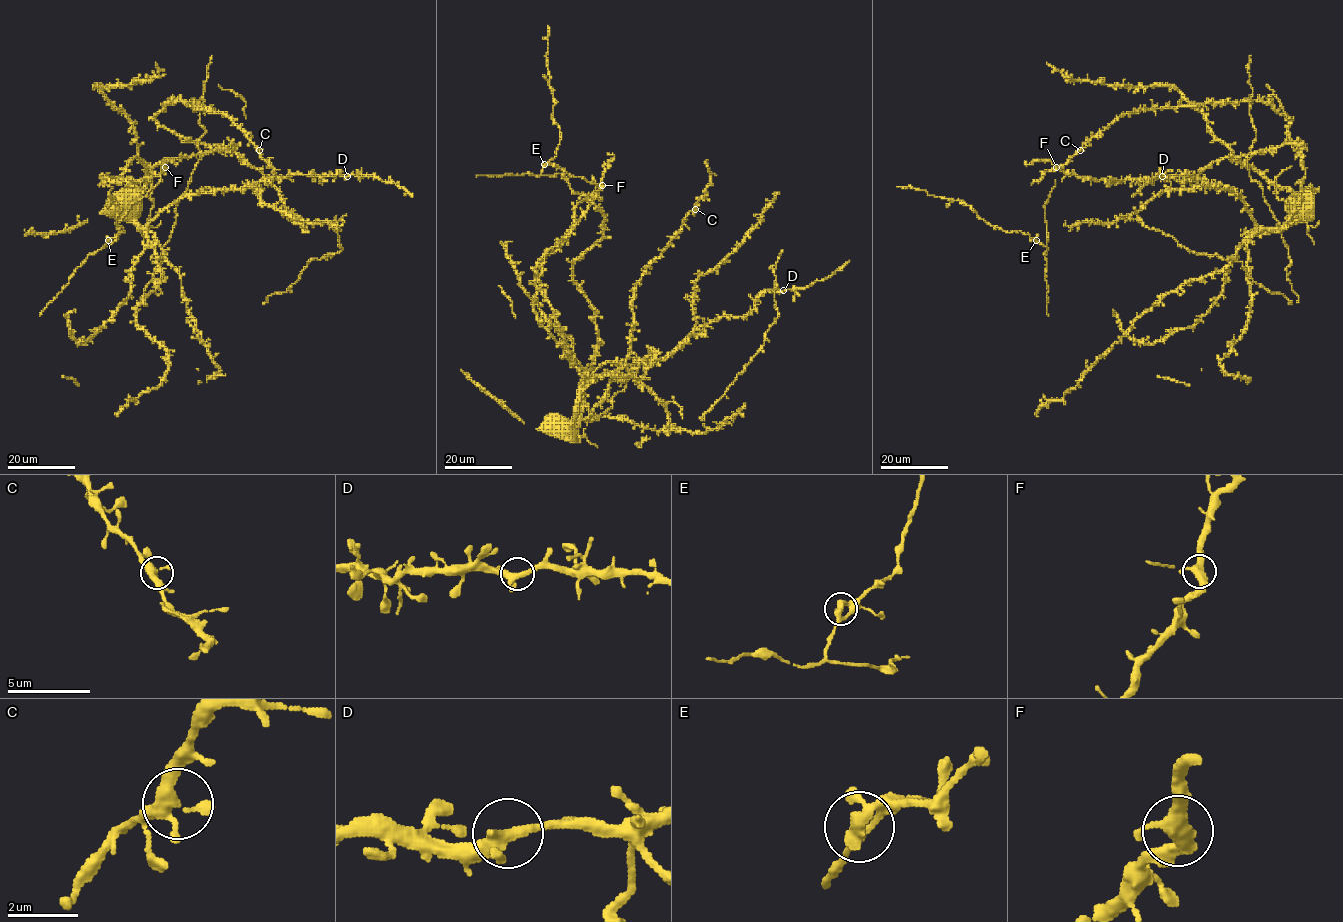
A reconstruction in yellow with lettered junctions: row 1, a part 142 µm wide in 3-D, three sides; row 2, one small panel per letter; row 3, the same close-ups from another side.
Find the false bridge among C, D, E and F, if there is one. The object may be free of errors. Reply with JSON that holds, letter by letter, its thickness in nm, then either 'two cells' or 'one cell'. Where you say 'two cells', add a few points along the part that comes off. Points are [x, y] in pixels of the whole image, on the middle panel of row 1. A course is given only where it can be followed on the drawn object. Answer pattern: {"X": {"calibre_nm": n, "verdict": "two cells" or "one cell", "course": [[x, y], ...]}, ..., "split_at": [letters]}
{"C": {"calibre_nm": 320, "verdict": "one cell"}, "D": {"calibre_nm": 320, "verdict": "one cell"}, "E": {"calibre_nm": 300, "verdict": "one cell"}, "F": {"calibre_nm": 340, "verdict": "one cell"}, "split_at": []}

